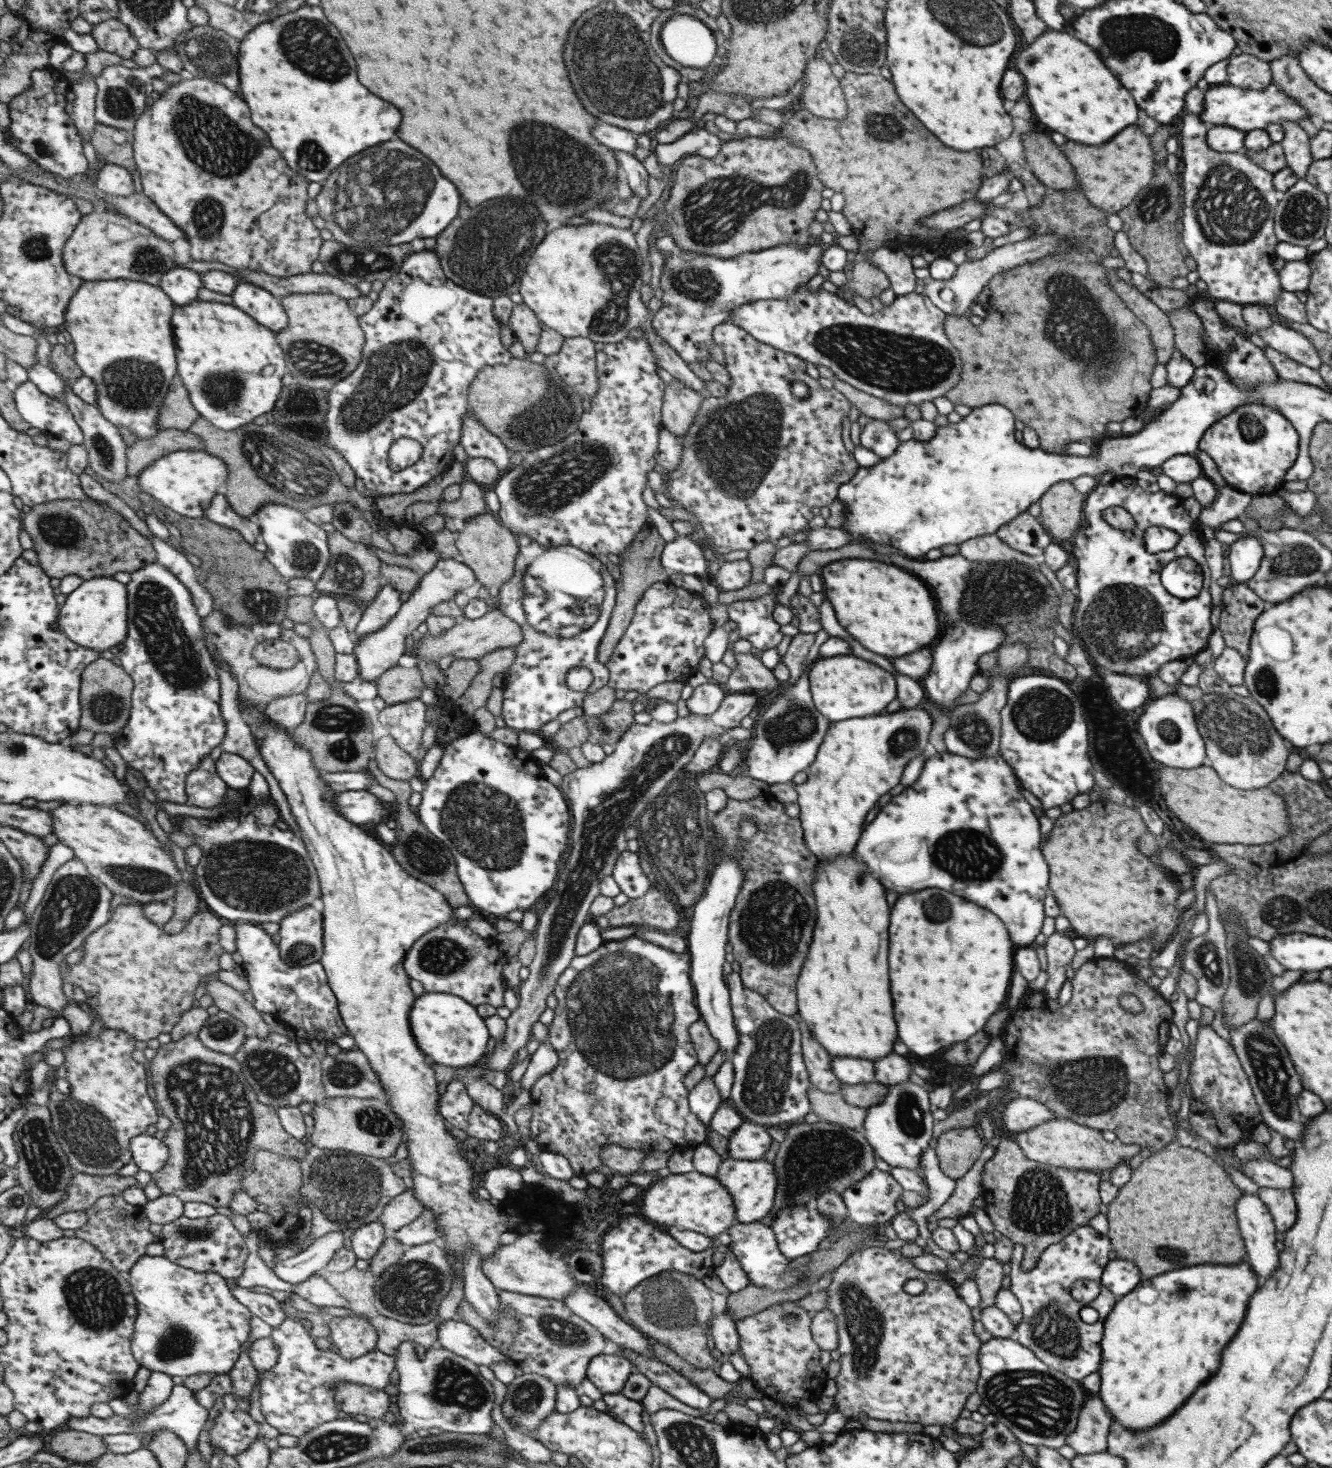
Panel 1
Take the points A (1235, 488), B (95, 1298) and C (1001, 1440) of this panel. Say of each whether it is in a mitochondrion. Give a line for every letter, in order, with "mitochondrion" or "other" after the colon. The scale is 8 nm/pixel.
A: other
B: mitochondrion
C: mitochondrion

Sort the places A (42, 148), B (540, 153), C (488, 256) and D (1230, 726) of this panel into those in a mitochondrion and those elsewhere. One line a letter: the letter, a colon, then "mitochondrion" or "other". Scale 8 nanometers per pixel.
A: mitochondrion
B: mitochondrion
C: mitochondrion
D: mitochondrion

